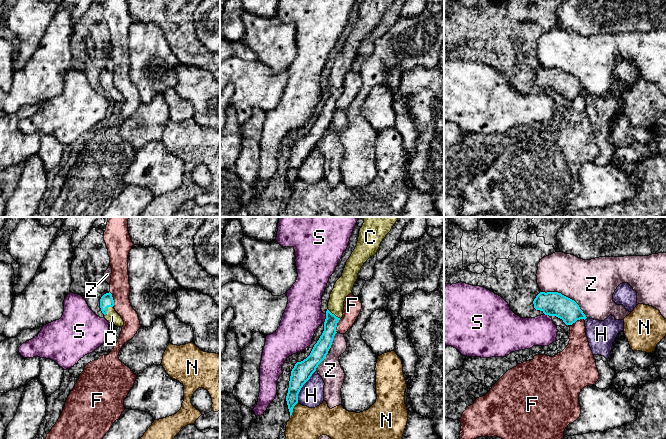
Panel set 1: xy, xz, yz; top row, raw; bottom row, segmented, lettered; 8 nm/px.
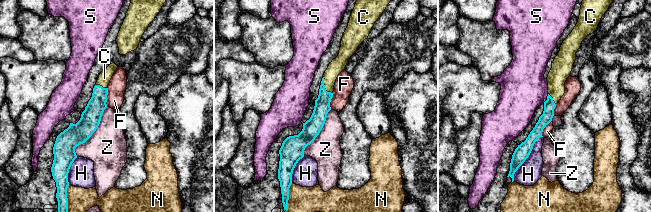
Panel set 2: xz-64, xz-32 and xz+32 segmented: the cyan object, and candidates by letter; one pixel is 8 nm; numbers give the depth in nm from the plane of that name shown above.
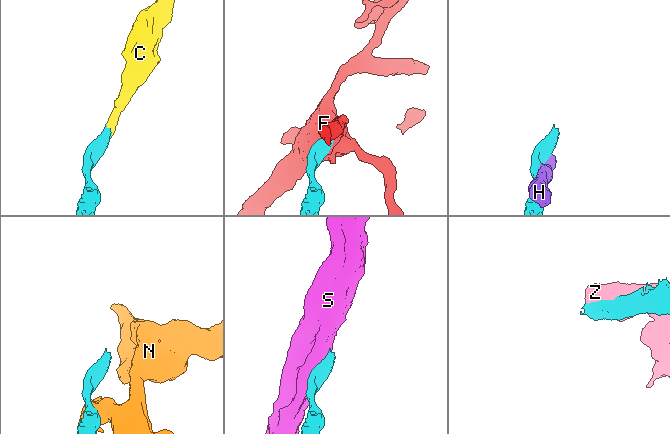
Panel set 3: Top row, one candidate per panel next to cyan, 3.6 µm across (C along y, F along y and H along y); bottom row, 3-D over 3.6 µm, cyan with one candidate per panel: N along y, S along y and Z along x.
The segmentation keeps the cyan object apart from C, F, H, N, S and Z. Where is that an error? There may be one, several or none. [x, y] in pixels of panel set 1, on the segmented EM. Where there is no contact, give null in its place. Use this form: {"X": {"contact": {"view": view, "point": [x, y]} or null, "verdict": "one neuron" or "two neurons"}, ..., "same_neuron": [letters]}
{"C": {"contact": {"view": "xy", "point": [106, 309]}, "verdict": "one neuron"}, "F": {"contact": {"view": "xy", "point": [112, 299]}, "verdict": "two neurons"}, "H": {"contact": {"view": "xz", "point": [302, 386]}, "verdict": "two neurons"}, "N": {"contact": {"view": "xz", "point": [292, 409]}, "verdict": "two neurons"}, "S": {"contact": {"view": "xz", "point": [326, 318]}, "verdict": "two neurons"}, "Z": {"contact": {"view": "yz", "point": [565, 296]}, "verdict": "two neurons"}, "same_neuron": ["C"]}

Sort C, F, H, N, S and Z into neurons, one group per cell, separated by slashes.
C / F / H / N / S / Z

